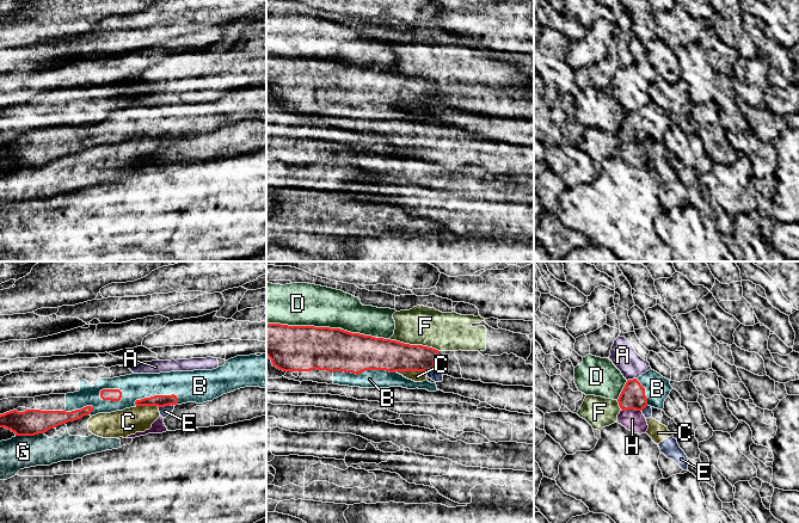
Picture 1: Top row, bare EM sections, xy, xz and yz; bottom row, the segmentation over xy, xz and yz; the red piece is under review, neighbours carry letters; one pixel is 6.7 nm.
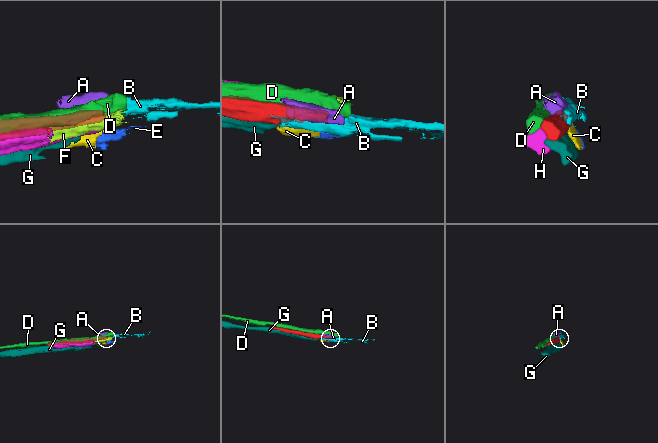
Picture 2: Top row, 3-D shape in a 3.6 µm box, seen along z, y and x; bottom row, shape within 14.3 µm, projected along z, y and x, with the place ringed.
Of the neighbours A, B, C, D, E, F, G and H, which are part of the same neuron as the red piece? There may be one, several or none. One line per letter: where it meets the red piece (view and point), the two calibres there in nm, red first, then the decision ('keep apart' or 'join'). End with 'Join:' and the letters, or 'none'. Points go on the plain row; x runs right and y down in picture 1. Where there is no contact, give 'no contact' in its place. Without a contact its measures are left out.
A: yz (631, 112) | 160/170 nm | keep apart
B: xz (364, 103) | 280/130 nm | join
C: xz (411, 103) | 220/80 nm | keep apart
D: xz (303, 59) | 300/280 nm | keep apart
E: xy (165, 137) | 80/70 nm | keep apart
F: xz (415, 78) | 220/260 nm | keep apart
G: xy (29, 167) | 180/220 nm | keep apart
H: yz (631, 141) | 160/140 nm | keep apart
Join: B

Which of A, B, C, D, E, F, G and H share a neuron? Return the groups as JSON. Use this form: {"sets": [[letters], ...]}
{"sets": [["A"], ["B"], ["C", "E", "G"], ["D"], ["F", "H"]]}

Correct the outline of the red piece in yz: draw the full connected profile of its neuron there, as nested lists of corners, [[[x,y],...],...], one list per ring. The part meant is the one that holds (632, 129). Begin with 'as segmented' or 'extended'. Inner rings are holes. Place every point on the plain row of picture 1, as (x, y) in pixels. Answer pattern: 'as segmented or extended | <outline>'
extended | [[[650,101],[638,111],[626,115],[617,135],[622,143],[643,143],[646,139],[663,142],[671,122],[670,112]]]

